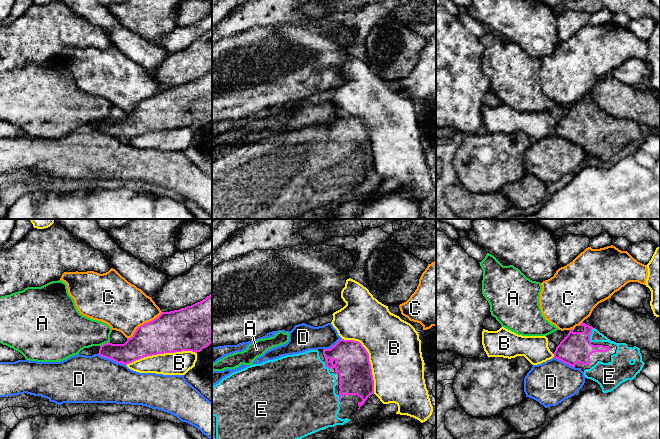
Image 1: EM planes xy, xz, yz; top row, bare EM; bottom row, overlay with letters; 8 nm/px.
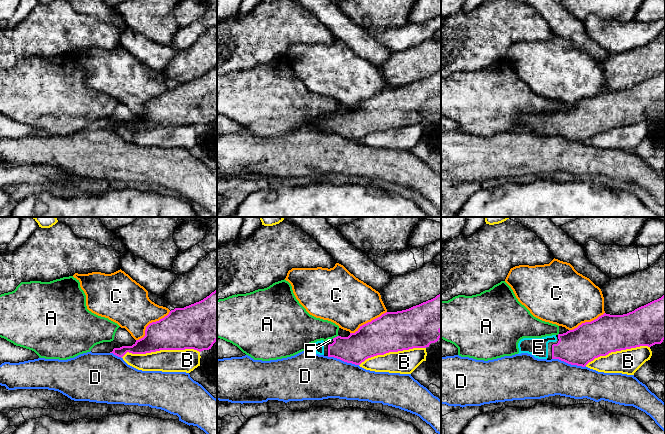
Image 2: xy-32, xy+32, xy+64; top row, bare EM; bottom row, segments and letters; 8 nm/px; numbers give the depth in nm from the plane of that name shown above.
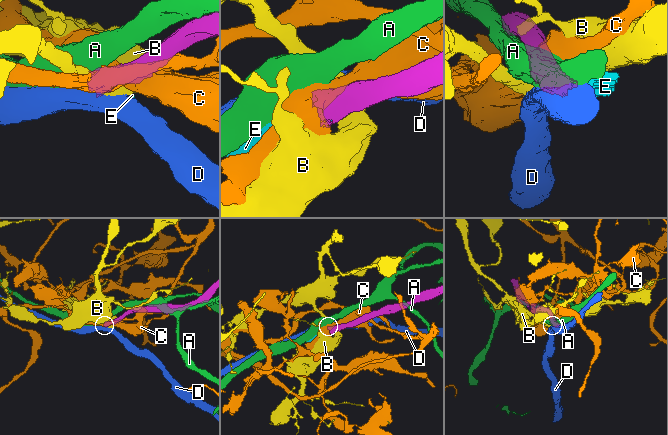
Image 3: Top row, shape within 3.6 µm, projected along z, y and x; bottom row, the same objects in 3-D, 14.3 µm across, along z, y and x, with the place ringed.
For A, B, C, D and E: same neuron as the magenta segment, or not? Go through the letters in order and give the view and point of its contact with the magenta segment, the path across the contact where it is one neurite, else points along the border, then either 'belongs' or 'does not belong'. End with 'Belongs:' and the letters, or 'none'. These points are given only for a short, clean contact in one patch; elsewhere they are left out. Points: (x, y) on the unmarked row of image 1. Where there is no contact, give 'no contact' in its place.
A: contact xy (105, 119); border xy (109, 117), (100, 122); does not belong
B: contact xy (161, 129); does not belong
C: contact xy (144, 99); does not belong
D: contact xy (112, 135); border xy (98, 129), (125, 141); does not belong
E: contact yz (590, 110); belongs
Belongs: E

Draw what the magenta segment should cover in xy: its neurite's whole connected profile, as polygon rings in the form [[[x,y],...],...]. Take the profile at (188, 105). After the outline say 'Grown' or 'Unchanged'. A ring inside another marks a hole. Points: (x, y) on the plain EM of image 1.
[[[212,69],[191,82],[162,88],[154,96],[139,102],[124,120],[110,118],[100,122],[99,131],[127,141],[141,134],[182,127],[200,128],[212,118]]]. Unchanged

